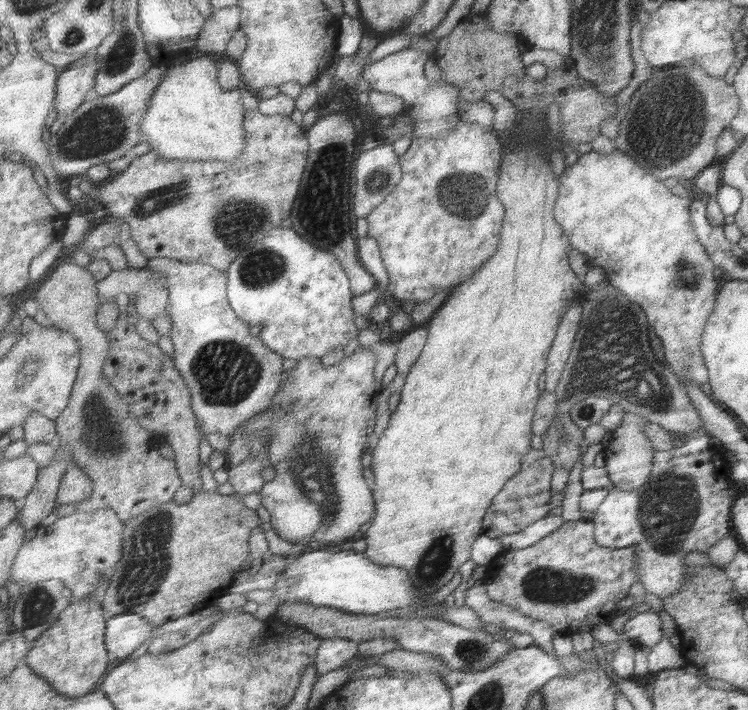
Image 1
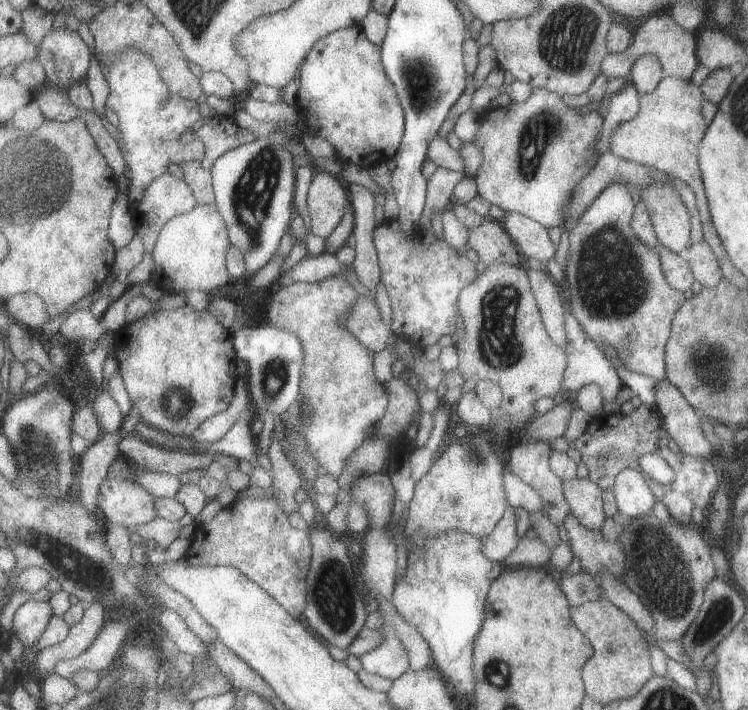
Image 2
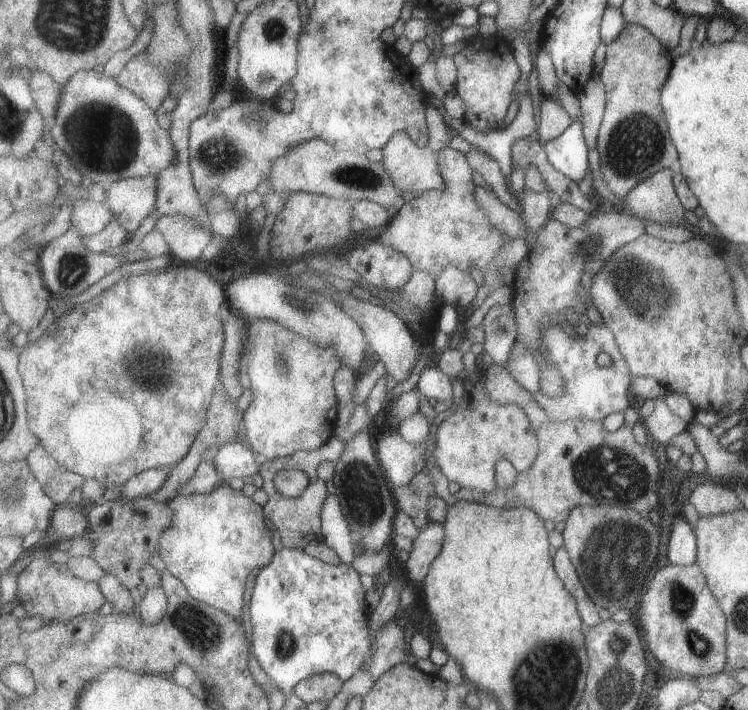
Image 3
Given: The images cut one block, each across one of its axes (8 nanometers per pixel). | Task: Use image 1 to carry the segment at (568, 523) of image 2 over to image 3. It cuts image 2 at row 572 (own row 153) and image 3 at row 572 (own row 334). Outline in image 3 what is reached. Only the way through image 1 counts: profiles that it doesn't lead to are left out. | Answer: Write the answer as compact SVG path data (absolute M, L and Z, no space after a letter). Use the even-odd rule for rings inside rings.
M697 564L691 566L663 566L651 578L649 590L645 590L639 608L633 614L635 624L645 632L645 648L653 654L667 672L679 672L685 676L713 676L727 670L727 656L725 656L725 616L719 608L717 600L707 588L707 580Z

